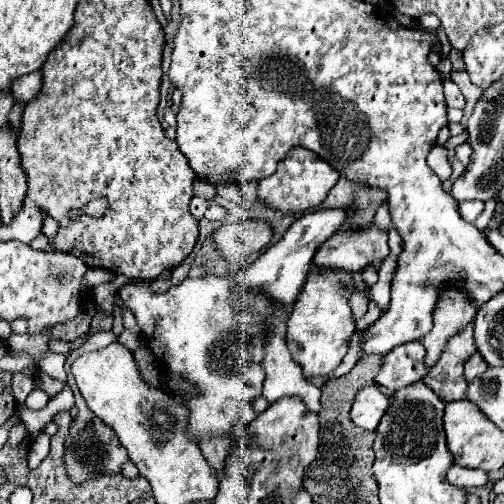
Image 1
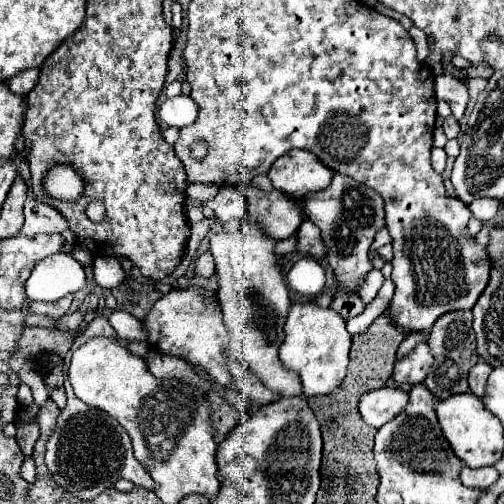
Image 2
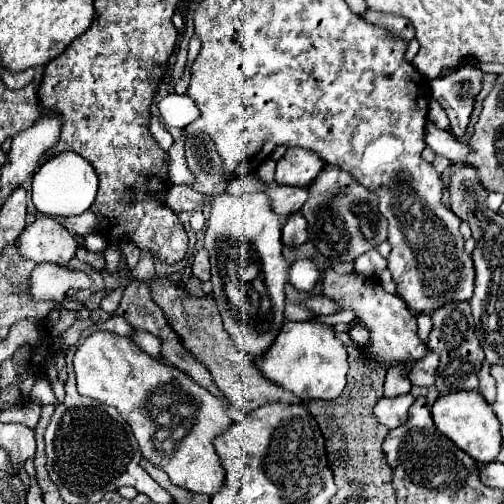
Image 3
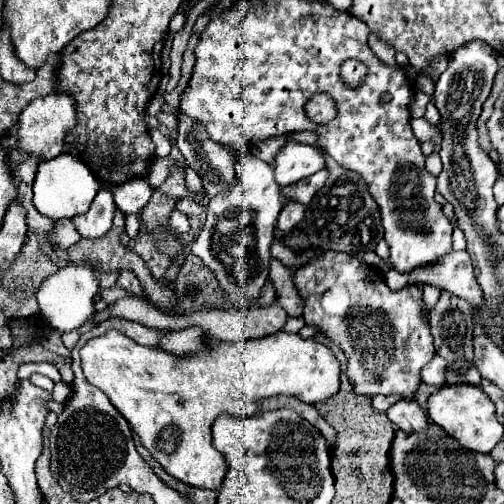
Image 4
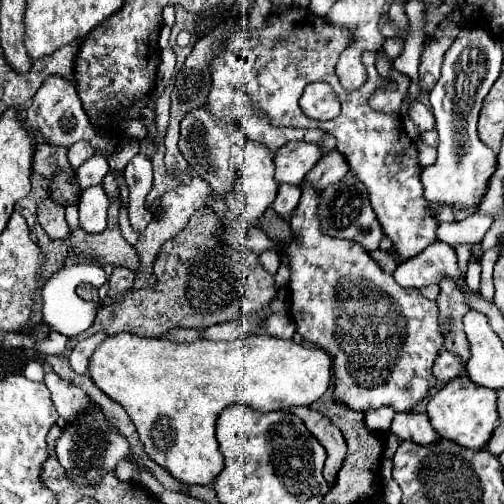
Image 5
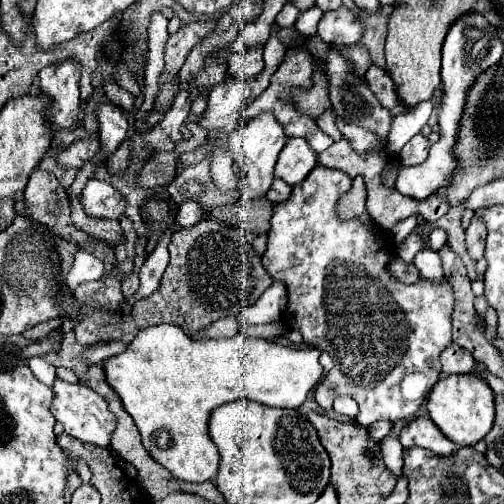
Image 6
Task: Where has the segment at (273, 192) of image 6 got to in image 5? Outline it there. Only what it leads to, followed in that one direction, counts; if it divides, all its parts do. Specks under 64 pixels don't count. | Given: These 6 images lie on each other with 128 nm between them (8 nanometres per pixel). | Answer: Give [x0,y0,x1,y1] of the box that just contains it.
[272,184,300,216]

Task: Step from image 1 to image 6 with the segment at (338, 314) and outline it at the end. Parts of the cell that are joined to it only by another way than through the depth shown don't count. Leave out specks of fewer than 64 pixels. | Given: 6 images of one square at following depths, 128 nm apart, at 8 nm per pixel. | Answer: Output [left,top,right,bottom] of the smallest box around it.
[102,326,324,482]

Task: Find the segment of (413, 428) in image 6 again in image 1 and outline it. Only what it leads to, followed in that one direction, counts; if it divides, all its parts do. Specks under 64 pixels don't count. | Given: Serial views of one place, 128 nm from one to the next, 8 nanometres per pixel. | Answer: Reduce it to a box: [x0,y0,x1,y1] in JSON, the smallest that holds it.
[350,386,388,430]

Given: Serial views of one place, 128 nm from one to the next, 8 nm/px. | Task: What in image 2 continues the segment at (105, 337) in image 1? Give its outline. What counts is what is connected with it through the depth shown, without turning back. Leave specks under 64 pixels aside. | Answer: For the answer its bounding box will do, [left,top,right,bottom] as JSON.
[72,316,118,350]

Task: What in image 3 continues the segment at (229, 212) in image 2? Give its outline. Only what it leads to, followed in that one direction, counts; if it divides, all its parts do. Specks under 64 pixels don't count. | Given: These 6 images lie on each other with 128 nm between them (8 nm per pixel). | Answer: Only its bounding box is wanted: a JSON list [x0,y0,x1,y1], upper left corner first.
[166,186,208,214]

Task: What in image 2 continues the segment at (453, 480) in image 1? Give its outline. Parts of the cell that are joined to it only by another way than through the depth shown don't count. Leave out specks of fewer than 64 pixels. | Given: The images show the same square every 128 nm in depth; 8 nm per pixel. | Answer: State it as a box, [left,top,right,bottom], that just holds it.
[460,466,500,488]

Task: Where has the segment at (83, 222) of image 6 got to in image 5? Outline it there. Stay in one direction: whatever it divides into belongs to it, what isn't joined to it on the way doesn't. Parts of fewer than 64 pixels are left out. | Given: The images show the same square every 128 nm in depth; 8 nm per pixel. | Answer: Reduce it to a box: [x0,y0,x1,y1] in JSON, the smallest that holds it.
[70,172,140,272]

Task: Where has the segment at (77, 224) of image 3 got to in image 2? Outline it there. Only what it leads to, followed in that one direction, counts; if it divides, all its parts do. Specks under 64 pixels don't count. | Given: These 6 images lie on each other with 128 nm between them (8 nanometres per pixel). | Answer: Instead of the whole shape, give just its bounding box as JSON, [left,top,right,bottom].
[20,198,68,236]

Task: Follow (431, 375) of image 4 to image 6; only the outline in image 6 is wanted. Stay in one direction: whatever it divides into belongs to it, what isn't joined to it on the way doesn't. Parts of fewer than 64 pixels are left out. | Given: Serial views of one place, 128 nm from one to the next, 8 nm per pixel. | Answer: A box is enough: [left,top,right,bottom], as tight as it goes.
[440,344,474,376]

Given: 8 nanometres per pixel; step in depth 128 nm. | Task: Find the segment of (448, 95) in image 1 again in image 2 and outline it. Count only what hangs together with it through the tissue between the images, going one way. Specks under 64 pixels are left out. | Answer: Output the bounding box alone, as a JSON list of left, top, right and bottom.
[436,74,468,120]

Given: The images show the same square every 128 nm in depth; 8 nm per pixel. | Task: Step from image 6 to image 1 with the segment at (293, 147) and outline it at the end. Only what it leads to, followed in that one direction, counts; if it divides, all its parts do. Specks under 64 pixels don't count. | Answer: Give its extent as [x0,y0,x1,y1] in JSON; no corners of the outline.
[256,148,340,216]

